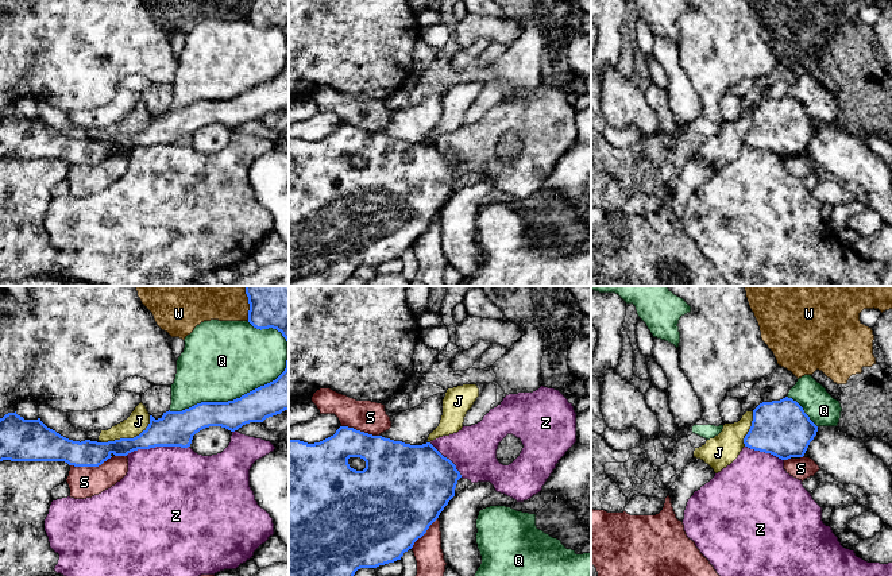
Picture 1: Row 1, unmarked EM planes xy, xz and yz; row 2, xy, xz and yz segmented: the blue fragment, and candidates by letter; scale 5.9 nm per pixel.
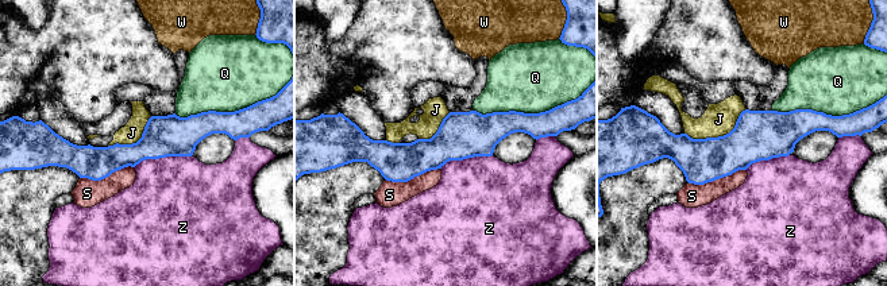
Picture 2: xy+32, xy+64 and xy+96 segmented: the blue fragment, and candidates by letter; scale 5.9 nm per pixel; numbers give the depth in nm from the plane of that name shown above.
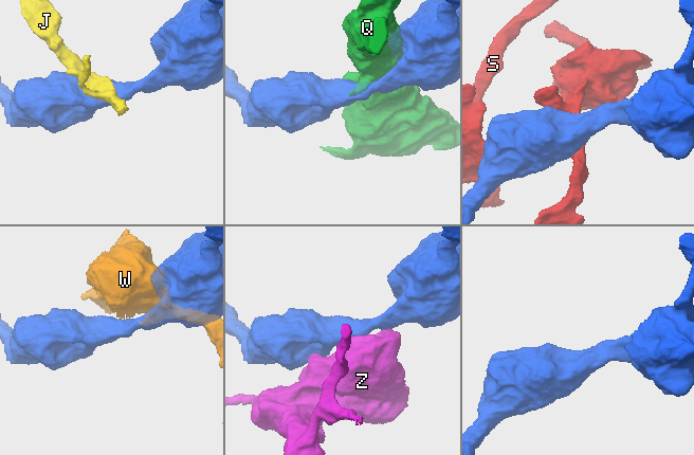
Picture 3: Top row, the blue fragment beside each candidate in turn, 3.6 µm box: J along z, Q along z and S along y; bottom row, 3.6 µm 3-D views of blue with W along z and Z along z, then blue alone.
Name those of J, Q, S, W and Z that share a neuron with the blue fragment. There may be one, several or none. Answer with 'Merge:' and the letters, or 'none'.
Merge: Z

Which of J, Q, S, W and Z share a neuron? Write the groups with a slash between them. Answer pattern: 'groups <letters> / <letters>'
groups J / Q / S / W / Z

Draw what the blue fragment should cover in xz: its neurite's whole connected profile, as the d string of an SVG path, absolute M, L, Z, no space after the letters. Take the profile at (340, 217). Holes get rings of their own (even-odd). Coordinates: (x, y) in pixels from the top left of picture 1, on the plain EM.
M348 124L314 142L289 138L289 286L341 286L360 266L401 258L455 194L460 175L430 140L410 143ZM350 155L363 156L366 166L351 166Z

